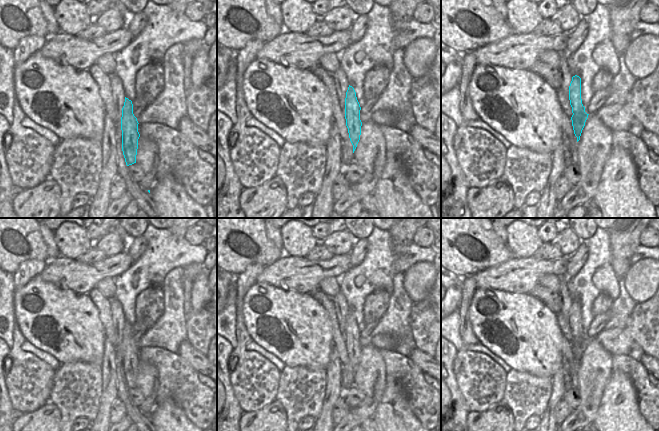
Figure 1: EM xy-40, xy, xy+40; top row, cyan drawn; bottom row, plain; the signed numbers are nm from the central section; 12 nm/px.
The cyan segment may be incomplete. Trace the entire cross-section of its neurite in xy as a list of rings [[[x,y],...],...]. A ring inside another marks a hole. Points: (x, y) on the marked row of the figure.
[[[349,85],[345,98],[345,119],[348,128],[349,138],[353,145],[353,153],[357,147],[361,135],[362,122],[360,120],[360,104],[356,97],[356,92]]]

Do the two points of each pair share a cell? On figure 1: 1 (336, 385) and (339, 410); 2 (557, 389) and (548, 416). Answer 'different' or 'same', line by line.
1: different
2: same

